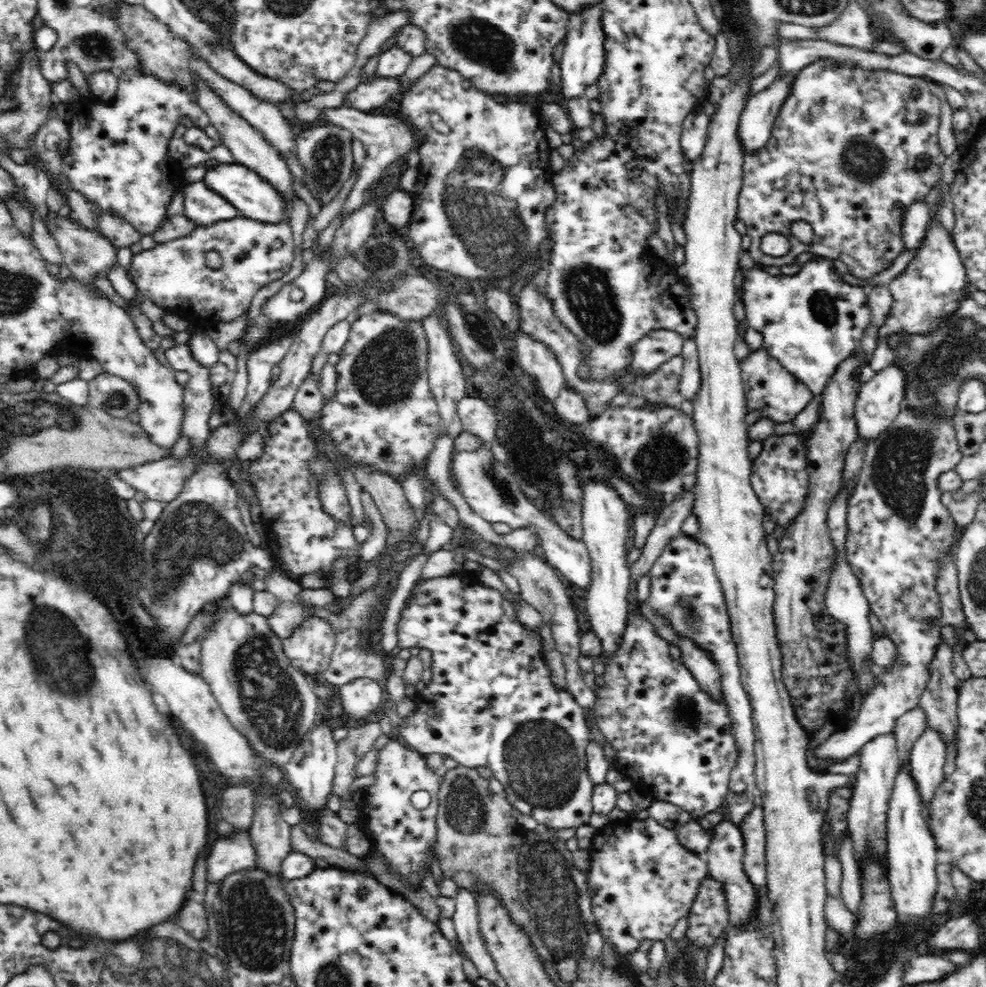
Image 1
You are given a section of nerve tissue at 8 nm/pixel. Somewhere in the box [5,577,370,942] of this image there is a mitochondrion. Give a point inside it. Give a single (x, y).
(62, 658)

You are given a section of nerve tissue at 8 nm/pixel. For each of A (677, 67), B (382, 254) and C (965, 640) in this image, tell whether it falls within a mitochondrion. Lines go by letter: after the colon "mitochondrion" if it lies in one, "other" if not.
A: other
B: mitochondrion
C: other

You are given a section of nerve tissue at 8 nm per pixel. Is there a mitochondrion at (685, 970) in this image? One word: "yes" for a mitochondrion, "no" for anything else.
yes

